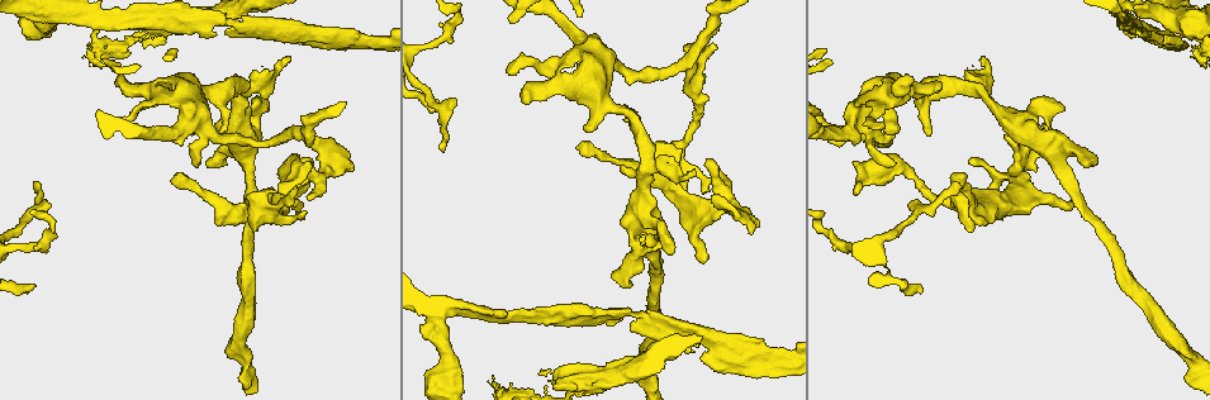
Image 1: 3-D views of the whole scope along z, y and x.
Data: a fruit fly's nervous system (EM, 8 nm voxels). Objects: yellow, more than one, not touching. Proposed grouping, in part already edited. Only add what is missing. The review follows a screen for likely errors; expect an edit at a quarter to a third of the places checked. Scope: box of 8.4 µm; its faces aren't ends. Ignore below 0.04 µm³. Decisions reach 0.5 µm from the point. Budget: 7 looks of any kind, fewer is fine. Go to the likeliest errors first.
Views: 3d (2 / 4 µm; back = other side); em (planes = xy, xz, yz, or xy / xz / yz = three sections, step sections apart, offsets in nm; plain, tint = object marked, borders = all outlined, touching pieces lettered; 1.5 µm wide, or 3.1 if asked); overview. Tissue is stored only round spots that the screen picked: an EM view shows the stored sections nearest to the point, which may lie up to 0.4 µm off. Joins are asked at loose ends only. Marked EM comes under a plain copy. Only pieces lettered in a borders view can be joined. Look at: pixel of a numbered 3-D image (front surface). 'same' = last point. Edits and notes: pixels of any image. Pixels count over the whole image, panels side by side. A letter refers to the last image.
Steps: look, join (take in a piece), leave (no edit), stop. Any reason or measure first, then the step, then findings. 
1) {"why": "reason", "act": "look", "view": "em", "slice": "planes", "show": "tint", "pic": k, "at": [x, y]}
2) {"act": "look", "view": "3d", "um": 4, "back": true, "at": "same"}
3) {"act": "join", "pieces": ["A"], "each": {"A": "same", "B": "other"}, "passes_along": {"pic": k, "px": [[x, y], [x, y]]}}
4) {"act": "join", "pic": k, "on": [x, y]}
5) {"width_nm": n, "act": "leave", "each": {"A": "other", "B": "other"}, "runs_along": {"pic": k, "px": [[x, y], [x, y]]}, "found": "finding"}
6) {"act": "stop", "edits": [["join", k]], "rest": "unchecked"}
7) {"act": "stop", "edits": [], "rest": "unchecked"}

{"why": "free end", "act": "look", "view": "em", "um": 3.1, "slice": "xz", "step": 16, "show": "borders", "pic": 1, "at": [706, 189]}

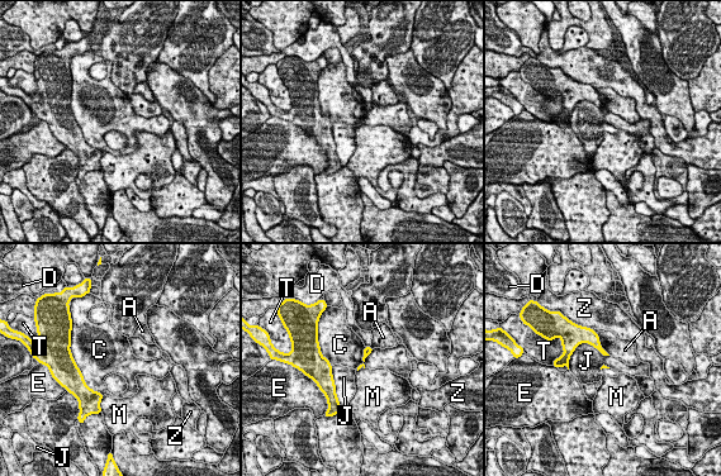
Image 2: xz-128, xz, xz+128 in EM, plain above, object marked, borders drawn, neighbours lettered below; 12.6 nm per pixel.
{"act": "look", "view": "em", "um": 3.1, "slice": "planes", "show": "borders", "at": "same"}

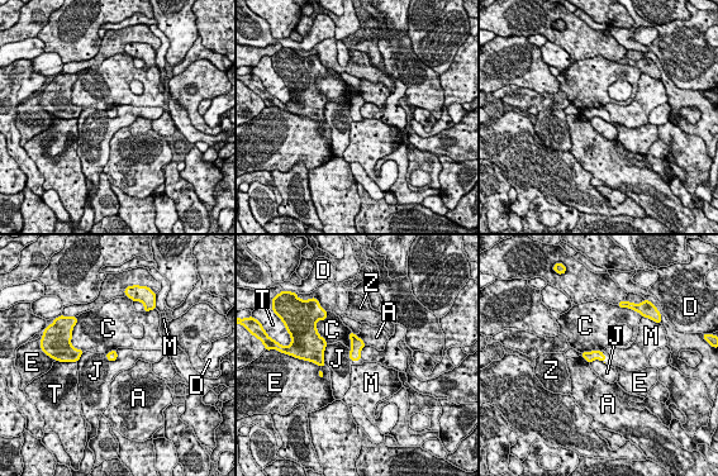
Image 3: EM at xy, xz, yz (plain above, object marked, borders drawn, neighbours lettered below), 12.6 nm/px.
{"act": "leave", "each": {"A": "other", "C": "other", "D": "other", "E": "other", "J": "other", "M": "other", "T": "other", "Z": "other"}, "border": {"pic": 3, "px": [[105, 355], [112, 361], [118, 357]]}, "found": "none of them fits"}

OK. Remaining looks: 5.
{"why": "tapers out", "act": "look", "view": "3d", "um": 2, "pic": 1, "at": [442, 144]}

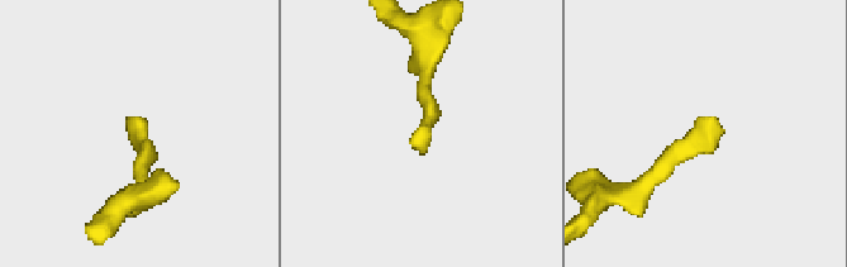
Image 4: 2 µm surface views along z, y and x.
{"why": "need the tissue", "act": "look", "view": "em", "slice": "planes", "show": "tint", "pic": 4, "at": [414, 143]}

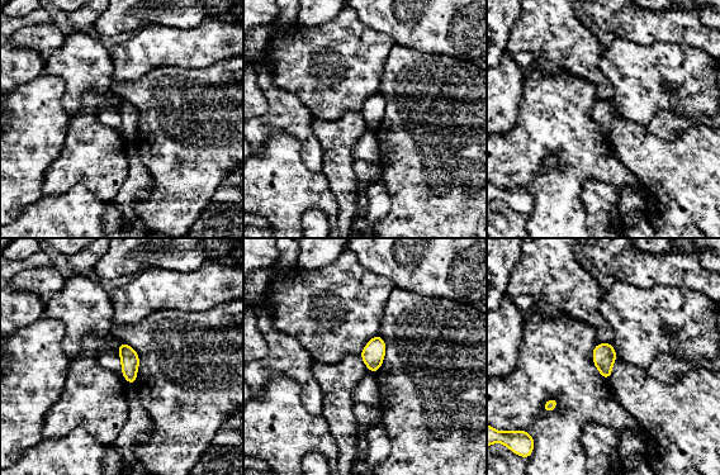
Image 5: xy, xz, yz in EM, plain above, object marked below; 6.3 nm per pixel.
{"why": "see the neighbours", "act": "look", "view": "em", "slice": "planes", "show": "borders", "at": "same"}

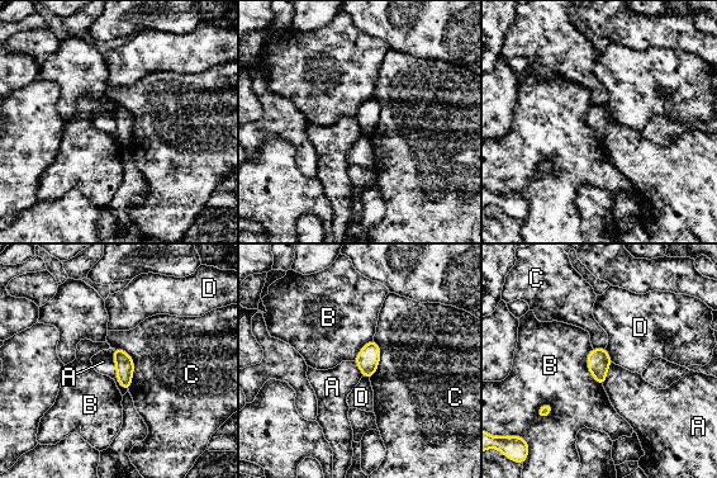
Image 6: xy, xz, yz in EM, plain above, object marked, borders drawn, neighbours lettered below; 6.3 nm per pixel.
{"act": "leave", "each": {"A": "other", "B": "other", "C": "other", "D": "other"}, "found": "none of them fits"}

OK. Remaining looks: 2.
{"act": "stop", "edits": [], "rest": "unchecked"}

